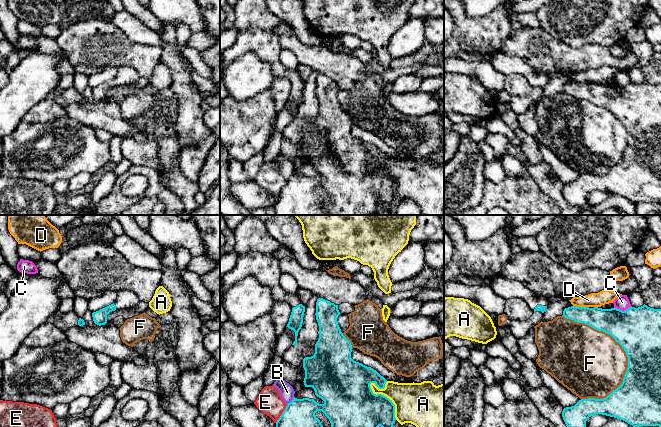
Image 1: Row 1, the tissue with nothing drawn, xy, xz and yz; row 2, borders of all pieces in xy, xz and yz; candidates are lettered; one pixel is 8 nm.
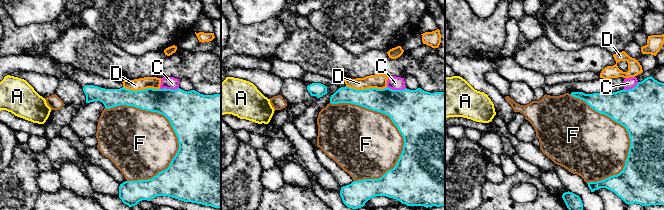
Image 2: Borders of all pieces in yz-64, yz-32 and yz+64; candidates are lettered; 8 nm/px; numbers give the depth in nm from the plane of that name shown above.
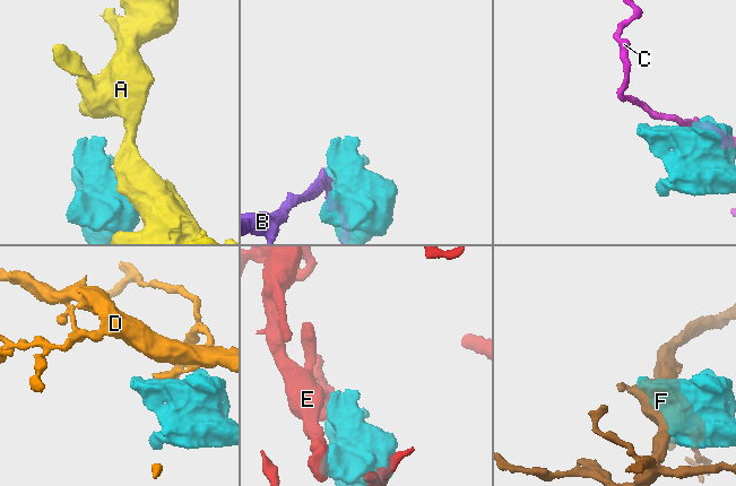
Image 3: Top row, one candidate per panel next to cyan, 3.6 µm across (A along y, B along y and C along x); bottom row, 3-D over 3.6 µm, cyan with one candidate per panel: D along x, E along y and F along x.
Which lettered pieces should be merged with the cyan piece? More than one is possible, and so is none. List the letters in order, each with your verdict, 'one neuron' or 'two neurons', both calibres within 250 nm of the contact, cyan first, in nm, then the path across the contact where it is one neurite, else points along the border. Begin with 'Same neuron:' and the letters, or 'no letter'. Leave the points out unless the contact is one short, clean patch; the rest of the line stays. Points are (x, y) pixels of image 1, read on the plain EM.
Same neuron: no letter
A: two neurons | 380/320 nm
B: two neurons | 380/120 nm
C: two neurons | 360/120 nm
D: two neurons | 190/120 nm
E: two neurons | 380/200 nm | along xz (287, 180), (275, 198)
F: two neurons | 360/480 nm

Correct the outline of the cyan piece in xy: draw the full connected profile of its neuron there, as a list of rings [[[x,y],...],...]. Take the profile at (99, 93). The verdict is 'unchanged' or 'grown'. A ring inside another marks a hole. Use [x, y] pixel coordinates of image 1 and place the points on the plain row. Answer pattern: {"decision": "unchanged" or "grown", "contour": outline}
{"decision": "grown", "contour": [[[130,66],[117,67],[117,75],[115,78],[99,87],[93,88],[92,93],[95,100],[101,102],[107,99],[107,91],[116,85],[126,85],[138,81],[140,78],[137,71]]]}

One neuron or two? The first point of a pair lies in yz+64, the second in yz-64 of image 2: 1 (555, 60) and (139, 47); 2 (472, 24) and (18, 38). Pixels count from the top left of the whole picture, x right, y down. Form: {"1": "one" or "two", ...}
{"1": "two", "2": "one"}

